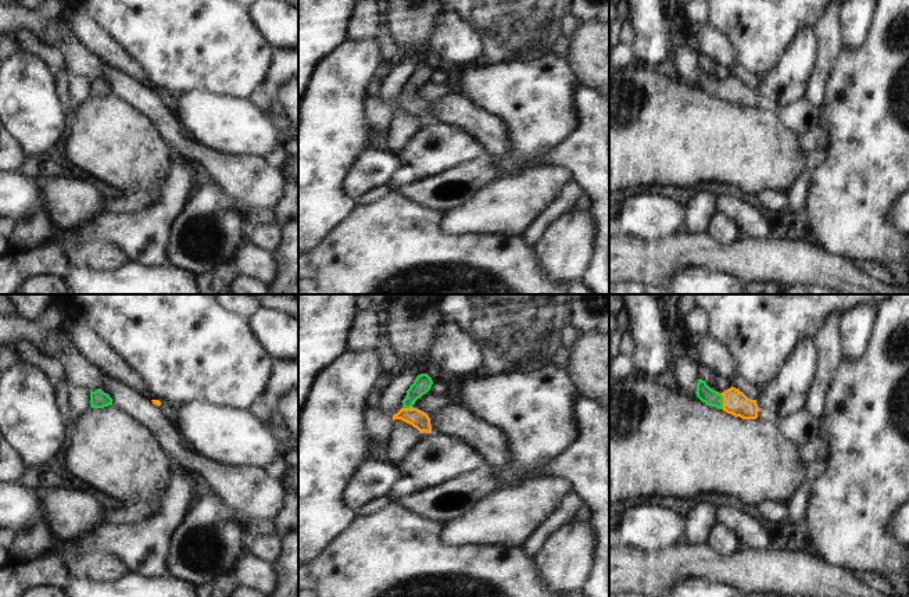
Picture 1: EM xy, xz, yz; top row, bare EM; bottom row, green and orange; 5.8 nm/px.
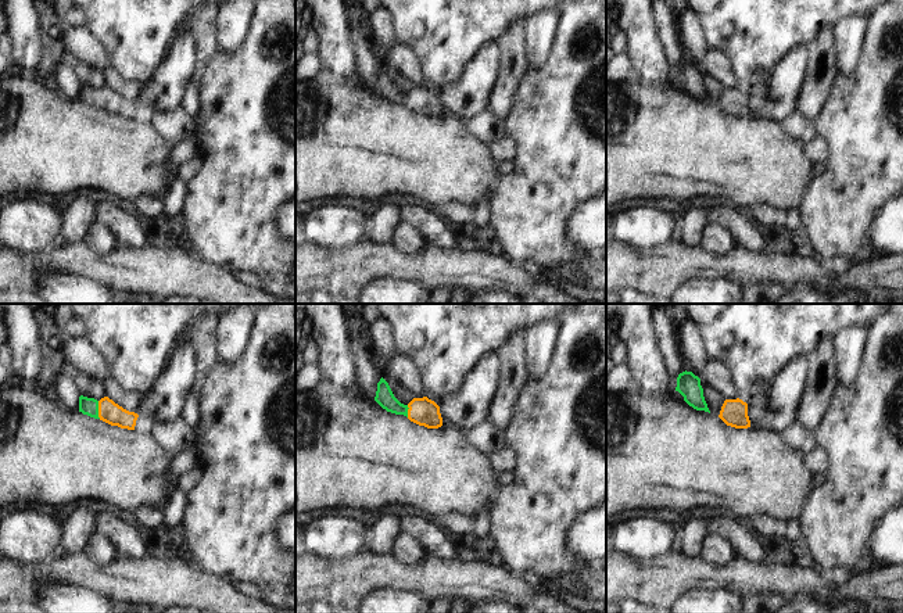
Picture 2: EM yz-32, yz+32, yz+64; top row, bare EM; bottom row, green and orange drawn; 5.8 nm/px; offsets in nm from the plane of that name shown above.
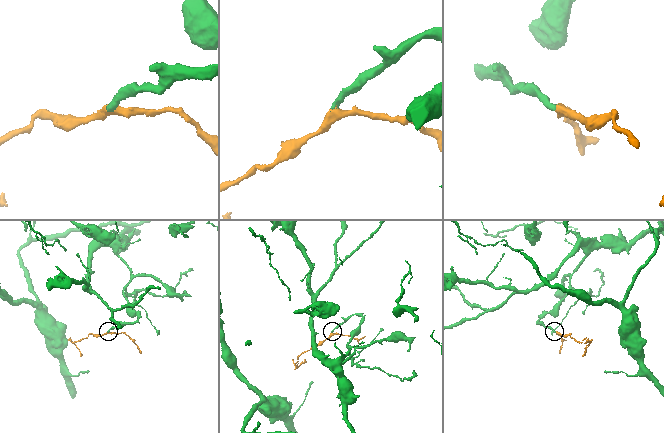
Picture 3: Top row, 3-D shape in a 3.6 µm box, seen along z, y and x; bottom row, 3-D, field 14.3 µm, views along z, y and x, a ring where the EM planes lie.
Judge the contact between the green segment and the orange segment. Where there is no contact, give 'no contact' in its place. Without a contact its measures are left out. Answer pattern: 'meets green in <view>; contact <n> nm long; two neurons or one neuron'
meets green in yz; contact 110 nm long; one neuron

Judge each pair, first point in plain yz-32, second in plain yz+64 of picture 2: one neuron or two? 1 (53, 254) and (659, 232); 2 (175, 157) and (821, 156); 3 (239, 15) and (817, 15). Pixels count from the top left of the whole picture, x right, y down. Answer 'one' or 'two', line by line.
1: two
2: one
3: two

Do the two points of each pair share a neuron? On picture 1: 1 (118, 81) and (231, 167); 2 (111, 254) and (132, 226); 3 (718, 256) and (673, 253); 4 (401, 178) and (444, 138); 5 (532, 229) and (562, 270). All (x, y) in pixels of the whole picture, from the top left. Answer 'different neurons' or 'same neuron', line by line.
1: same neuron
2: different neurons
3: same neuron
4: same neuron
5: different neurons

